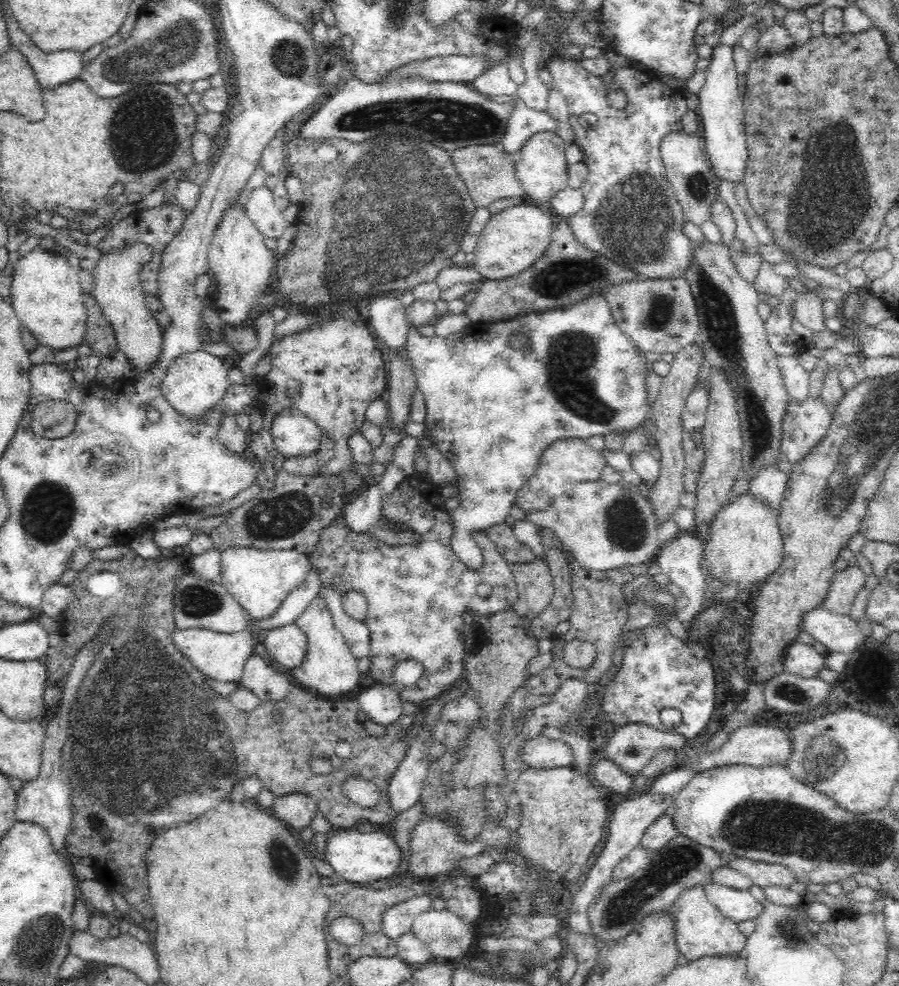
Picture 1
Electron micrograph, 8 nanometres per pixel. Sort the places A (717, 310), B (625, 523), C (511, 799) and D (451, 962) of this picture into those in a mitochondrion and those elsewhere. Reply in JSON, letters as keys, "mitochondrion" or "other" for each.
{"A":"mitochondrion","B":"mitochondrion","C":"other","D":"other"}

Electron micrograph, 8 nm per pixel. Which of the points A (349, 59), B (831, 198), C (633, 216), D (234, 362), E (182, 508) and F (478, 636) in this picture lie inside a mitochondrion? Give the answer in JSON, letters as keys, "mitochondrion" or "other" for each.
{"A":"other","B":"mitochondrion","C":"mitochondrion","D":"other","E":"other","F":"mitochondrion"}

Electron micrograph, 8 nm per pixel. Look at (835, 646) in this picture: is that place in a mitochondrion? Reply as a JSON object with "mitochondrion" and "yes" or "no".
{"mitochondrion":"no"}

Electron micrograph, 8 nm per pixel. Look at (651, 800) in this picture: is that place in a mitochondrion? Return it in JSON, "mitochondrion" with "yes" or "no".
{"mitochondrion":"no"}

